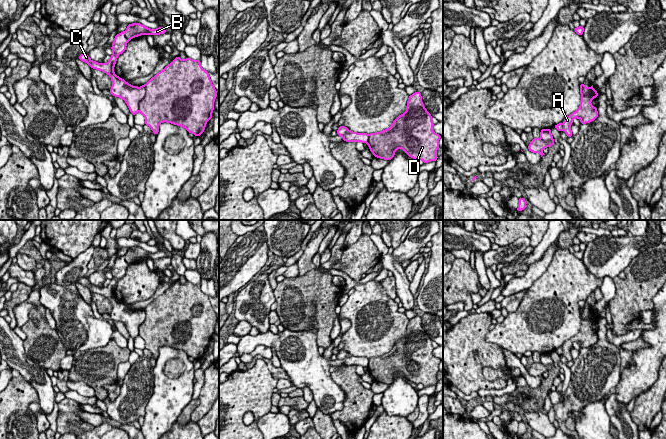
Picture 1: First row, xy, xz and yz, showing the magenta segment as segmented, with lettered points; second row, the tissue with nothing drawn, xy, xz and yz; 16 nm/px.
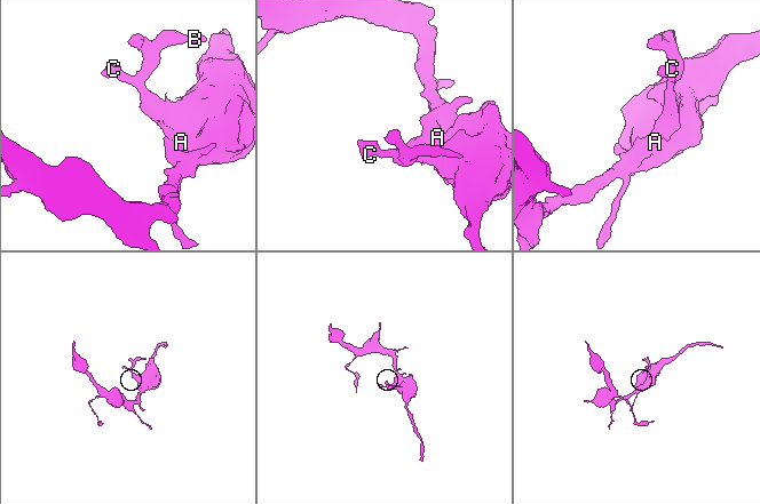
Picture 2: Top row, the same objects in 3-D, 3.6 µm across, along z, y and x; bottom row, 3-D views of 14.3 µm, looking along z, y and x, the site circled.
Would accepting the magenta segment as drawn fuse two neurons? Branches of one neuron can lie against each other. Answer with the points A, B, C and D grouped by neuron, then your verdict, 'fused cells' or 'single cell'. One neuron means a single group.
A D / B C | fused cells

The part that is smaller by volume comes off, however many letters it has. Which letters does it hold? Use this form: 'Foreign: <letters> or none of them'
Foreign: B, C

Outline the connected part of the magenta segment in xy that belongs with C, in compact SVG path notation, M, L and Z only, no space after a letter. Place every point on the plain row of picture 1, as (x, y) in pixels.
M140 247L129 248L127 253L119 258L116 258L115 263L112 268L113 278L107 287L100 288L98 286L92 285L88 278L79 279L81 285L86 286L91 292L97 293L108 298L112 304L112 311L109 314L112 320L122 322L130 336L135 340L139 335L139 327L145 321L146 313L145 309L140 311L132 310L127 307L124 303L118 301L114 297L114 290L117 285L117 281L126 274L126 269L129 264L140 259L159 259L167 257L163 251L157 253L149 253Z

